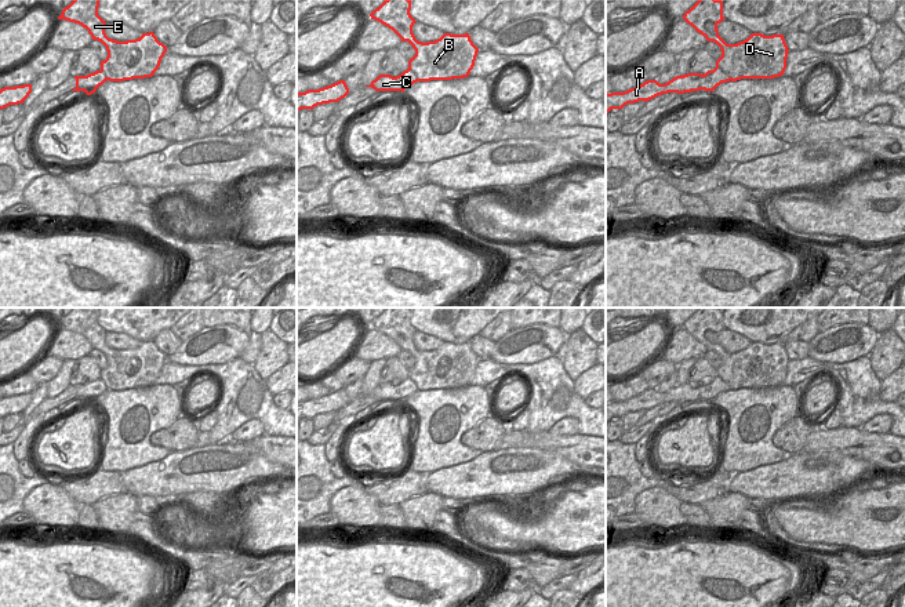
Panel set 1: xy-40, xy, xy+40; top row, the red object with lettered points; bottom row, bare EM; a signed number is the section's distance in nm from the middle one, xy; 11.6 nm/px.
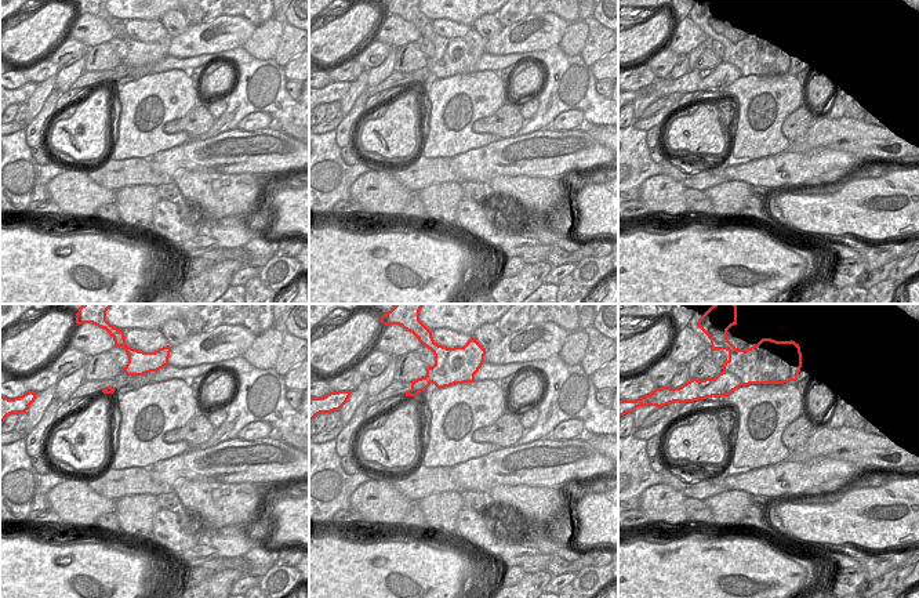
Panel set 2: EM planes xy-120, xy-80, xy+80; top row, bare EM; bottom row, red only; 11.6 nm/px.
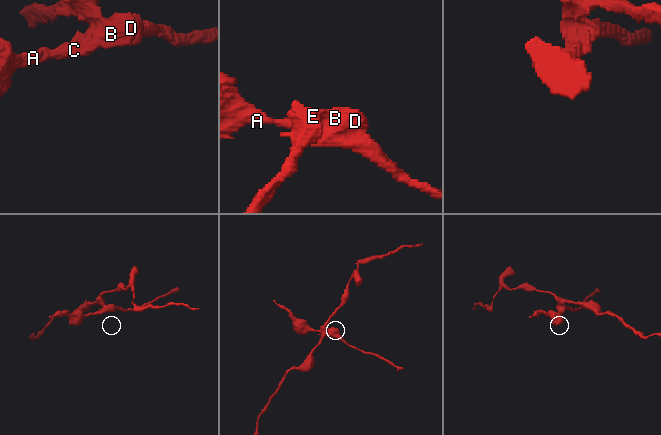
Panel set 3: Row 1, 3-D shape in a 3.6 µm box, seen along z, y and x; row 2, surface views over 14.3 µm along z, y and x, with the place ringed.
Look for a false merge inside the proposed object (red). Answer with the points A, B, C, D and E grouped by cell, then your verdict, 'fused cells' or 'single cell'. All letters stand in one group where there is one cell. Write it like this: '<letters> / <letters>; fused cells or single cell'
A C / B D E; fused cells

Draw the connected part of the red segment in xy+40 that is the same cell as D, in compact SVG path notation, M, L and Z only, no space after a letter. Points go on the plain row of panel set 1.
M699 308L684 321L683 328L708 350L720 356L722 366L716 370L716 377L720 377L731 390L774 388L784 384L789 361L784 344L752 342L744 350L727 353L717 339L717 334L724 330L722 309Z

